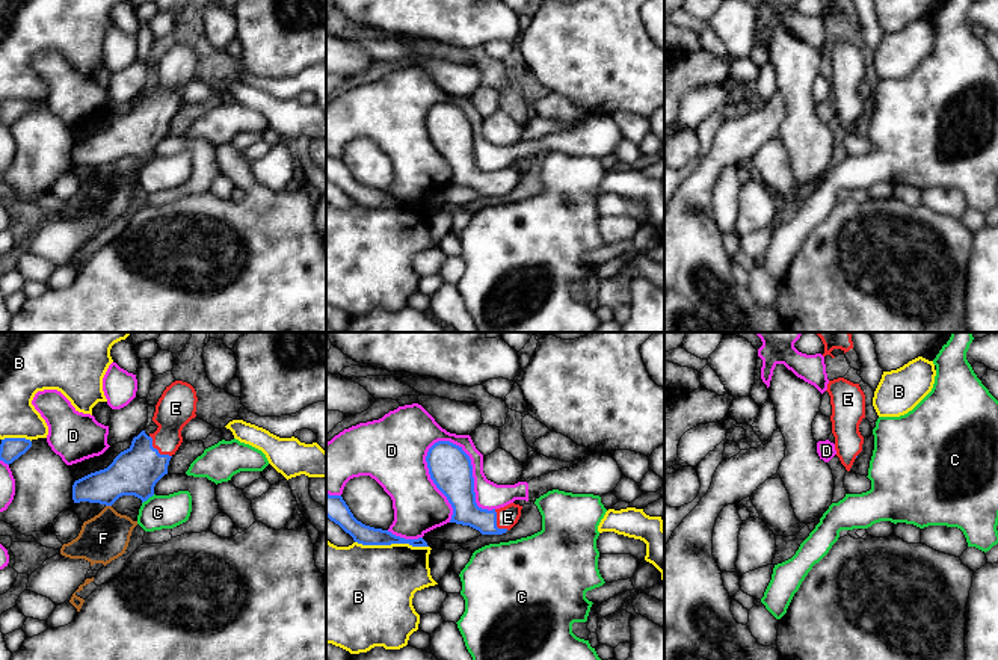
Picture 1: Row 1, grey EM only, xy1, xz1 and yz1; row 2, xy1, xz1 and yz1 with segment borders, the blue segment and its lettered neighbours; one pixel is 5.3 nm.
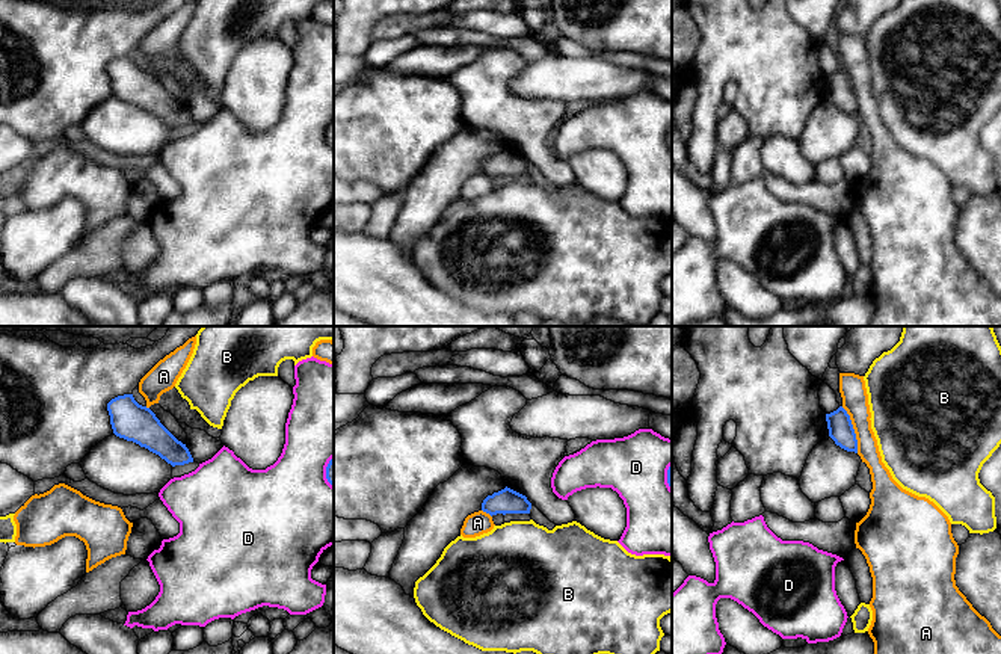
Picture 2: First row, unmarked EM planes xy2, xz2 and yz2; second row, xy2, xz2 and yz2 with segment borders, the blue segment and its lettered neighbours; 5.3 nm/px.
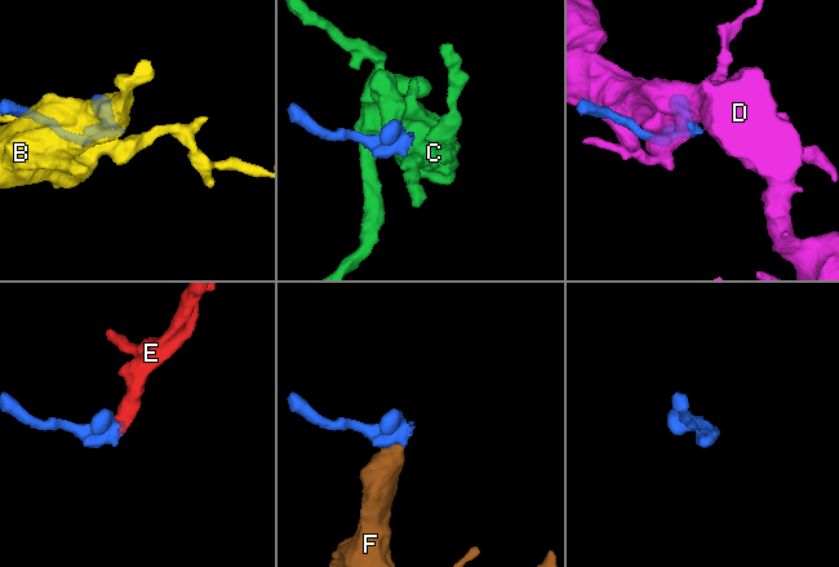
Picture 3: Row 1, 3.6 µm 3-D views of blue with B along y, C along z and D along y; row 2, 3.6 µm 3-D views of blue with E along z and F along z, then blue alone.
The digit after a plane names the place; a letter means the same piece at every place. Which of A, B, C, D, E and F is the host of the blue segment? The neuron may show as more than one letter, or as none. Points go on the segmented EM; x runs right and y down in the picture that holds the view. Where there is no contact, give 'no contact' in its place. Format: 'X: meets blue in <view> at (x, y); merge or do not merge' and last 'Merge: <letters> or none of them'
A: meets blue in yz2 at (853, 429); do not merge
B: meets blue in xz1 at (391, 542); do not merge
C: meets blue in xy1 at (148, 497); do not merge
D: meets blue in xz1 at (471, 473); do not merge
E: meets blue in xy1 at (157, 450); merge
F: meets blue in xy1 at (109, 505); merge
Merge: E, F

